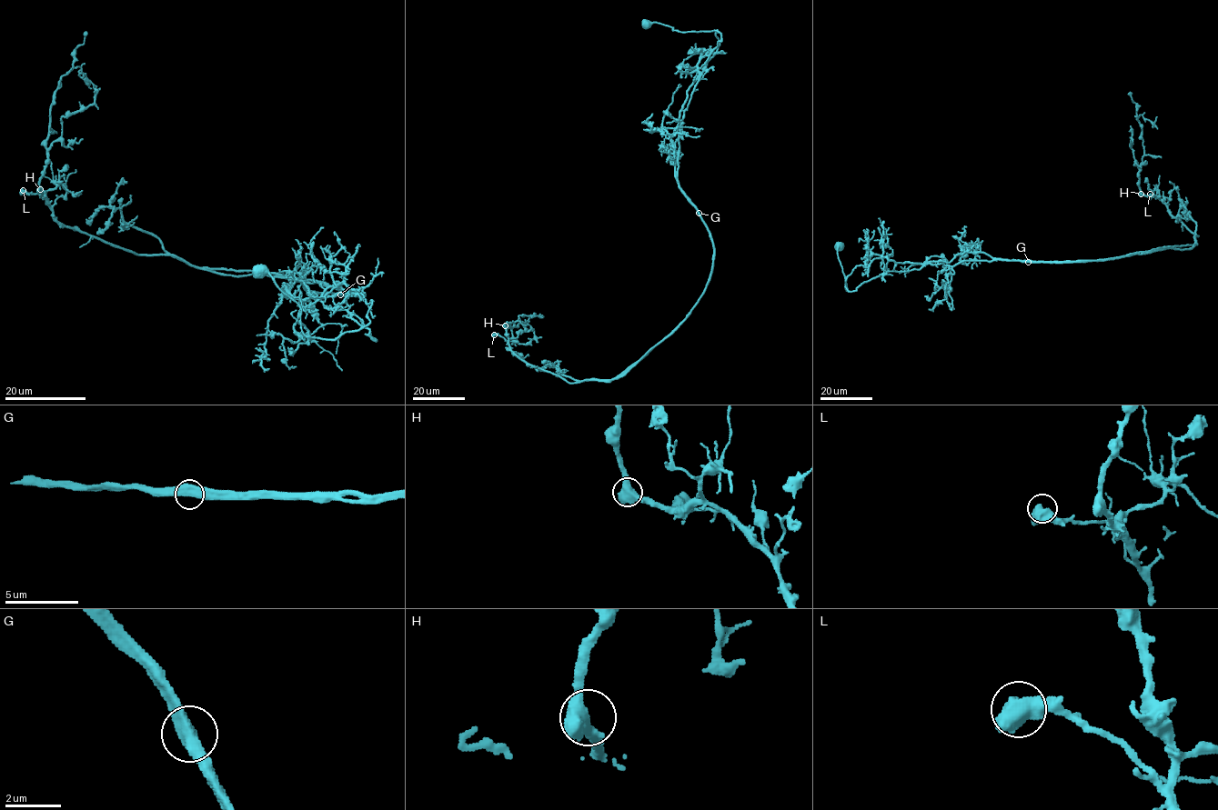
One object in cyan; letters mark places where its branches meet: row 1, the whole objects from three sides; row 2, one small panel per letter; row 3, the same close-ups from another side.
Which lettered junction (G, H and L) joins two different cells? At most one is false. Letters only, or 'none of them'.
G

